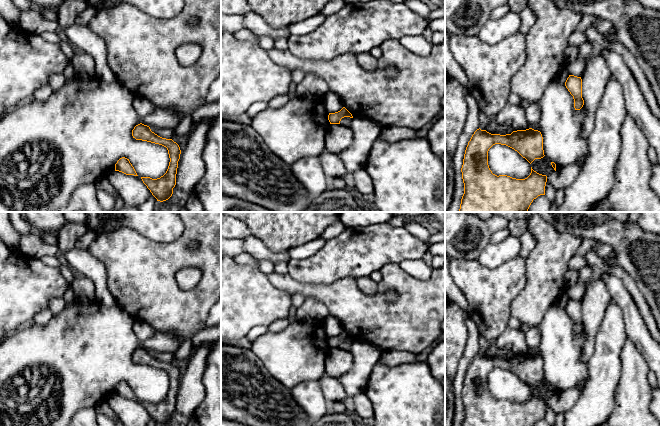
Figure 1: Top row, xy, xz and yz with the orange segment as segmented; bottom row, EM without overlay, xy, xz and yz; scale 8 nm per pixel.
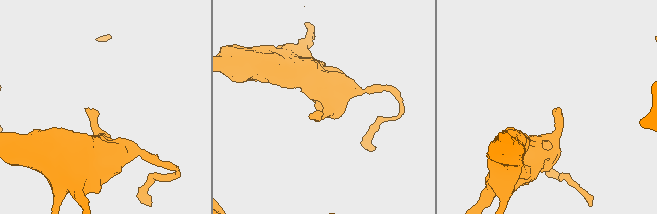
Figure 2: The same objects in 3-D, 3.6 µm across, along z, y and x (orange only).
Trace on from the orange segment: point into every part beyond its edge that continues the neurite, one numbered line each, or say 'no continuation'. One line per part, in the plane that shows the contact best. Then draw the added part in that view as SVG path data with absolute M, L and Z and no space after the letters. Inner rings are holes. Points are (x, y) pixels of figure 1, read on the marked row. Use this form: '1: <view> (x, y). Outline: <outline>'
no continuation

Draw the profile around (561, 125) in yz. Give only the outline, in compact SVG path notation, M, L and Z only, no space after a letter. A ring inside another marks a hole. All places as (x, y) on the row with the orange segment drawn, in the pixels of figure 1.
M556 81L546 87L538 103L541 110L538 131L543 137L544 155L556 164L556 169L571 164L578 164L582 169L589 154L587 138L581 136L587 113L585 104L580 110L576 110L573 96L565 84Z

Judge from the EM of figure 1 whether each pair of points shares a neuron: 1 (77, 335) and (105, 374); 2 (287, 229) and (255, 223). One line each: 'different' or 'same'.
1: same
2: same

